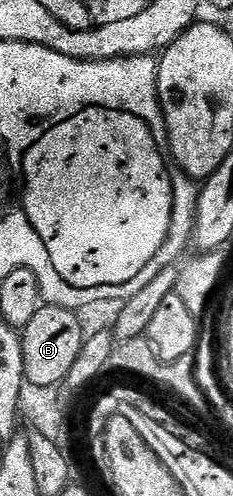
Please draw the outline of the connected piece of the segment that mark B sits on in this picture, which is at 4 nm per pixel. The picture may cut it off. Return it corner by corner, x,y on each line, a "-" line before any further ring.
47,304
40,306
29,324
22,328
23,357
25,358
24,381
41,387
56,387
66,381
85,341
83,324
75,316
78,315
70,308

